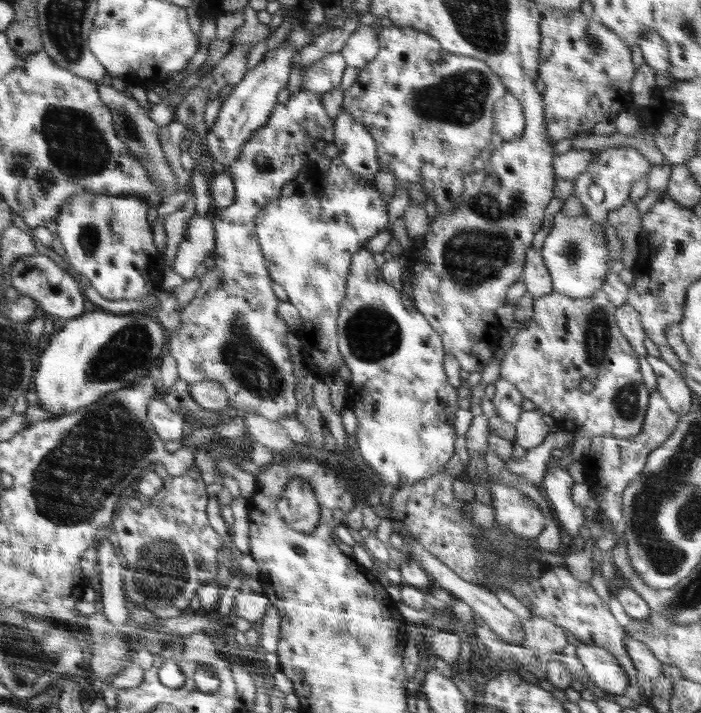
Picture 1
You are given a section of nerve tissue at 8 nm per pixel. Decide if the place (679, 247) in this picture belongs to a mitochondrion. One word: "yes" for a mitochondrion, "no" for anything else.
no

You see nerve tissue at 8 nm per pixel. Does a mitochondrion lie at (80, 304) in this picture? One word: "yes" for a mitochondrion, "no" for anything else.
no

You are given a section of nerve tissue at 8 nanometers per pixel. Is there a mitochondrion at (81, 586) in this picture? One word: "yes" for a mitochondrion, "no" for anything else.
no

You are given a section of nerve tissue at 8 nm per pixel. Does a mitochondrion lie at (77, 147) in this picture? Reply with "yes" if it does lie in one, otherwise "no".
yes

